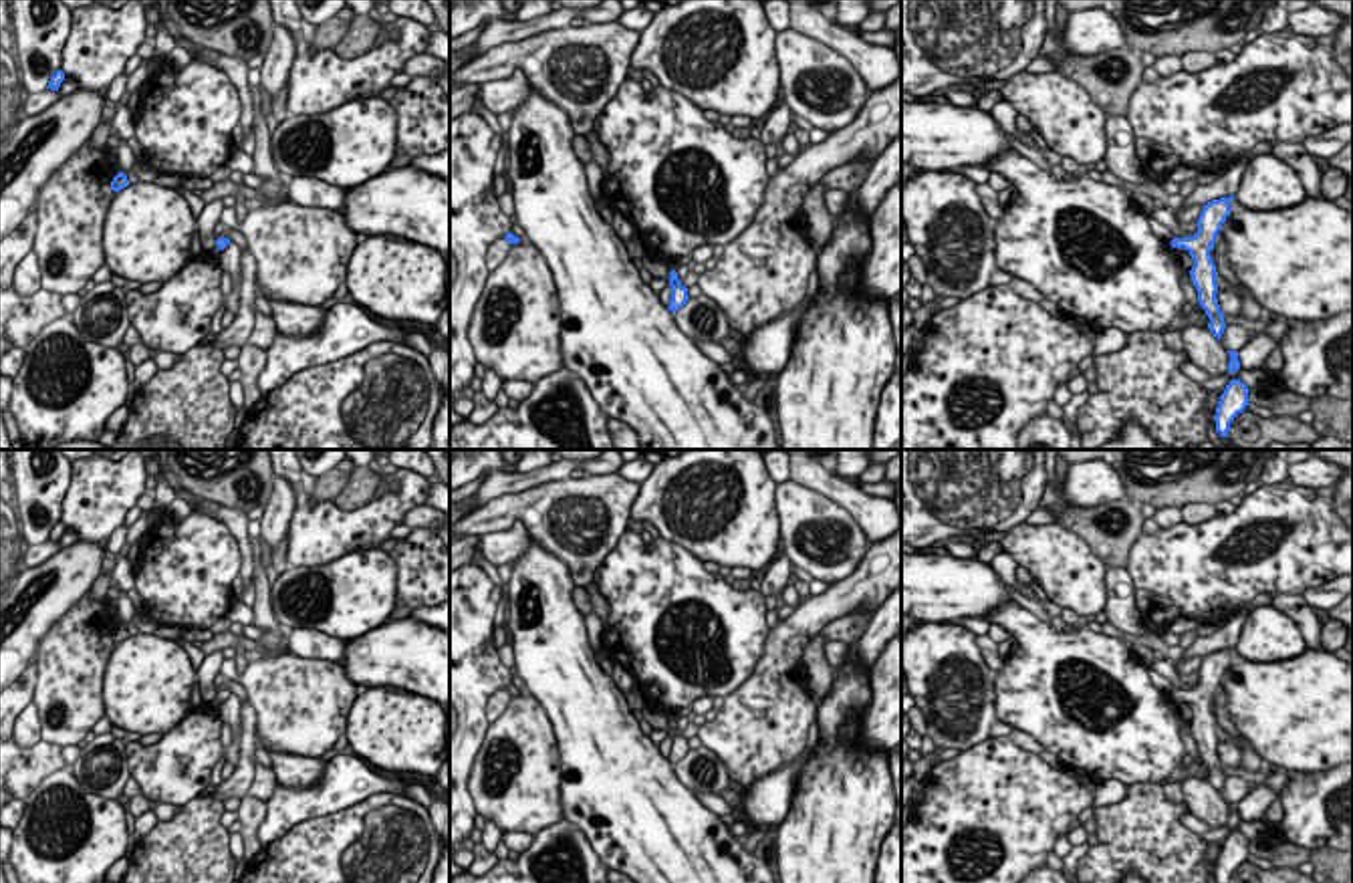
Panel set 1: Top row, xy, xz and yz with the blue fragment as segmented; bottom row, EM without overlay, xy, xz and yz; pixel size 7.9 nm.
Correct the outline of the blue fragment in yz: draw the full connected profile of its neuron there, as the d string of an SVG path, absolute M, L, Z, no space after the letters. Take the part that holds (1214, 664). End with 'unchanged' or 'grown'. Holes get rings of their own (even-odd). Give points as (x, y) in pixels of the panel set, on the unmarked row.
M1236 647L1208 653L1198 669L1198 683L1194 687L1174 689L1170 693L1172 700L1188 702L1194 712L1190 728L1198 742L1198 754L1210 770L1208 780L1218 792L1226 780L1226 774L1224 774L1224 766L1216 750L1216 744L1218 744L1216 726L1218 724L1216 724L1216 716L1210 704L1214 702L1214 693L1216 693L1218 683L1222 681L1222 675L1230 667L1230 653L1234 649Z | unchanged

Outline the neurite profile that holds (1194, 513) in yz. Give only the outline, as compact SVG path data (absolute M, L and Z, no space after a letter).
M1190 502L1182 508L1182 522L1186 524L1202 524L1218 514L1214 504L1206 502Z

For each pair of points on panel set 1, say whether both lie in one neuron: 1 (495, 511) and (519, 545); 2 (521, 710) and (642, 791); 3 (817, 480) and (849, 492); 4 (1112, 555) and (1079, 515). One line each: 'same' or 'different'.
1: different
2: different
3: same
4: same

